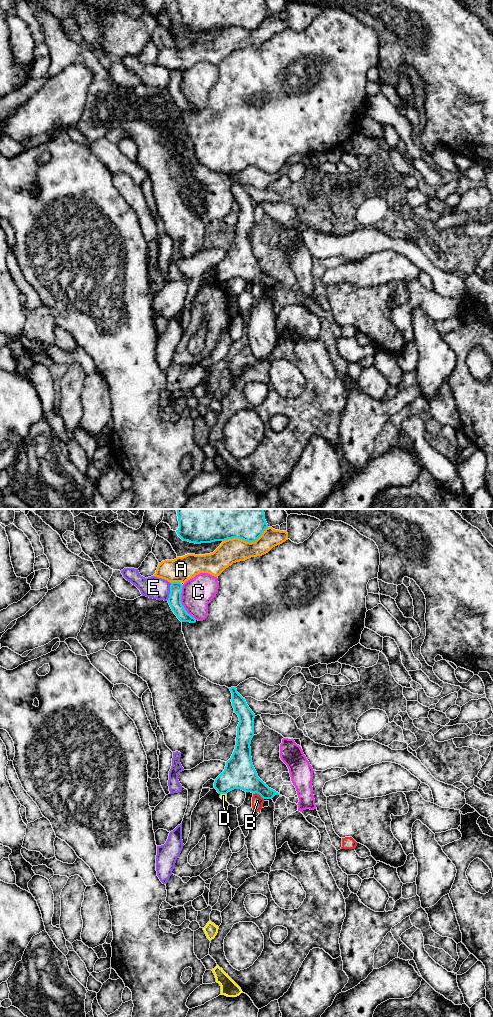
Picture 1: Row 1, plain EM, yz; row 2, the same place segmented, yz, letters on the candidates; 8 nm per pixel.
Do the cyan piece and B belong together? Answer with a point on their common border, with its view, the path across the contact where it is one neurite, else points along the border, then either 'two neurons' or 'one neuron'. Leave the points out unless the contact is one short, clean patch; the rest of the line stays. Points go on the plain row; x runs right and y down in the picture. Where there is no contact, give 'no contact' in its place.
yz (258, 281) | along yz (253, 281), (257, 281), (263, 287) | two neurons

